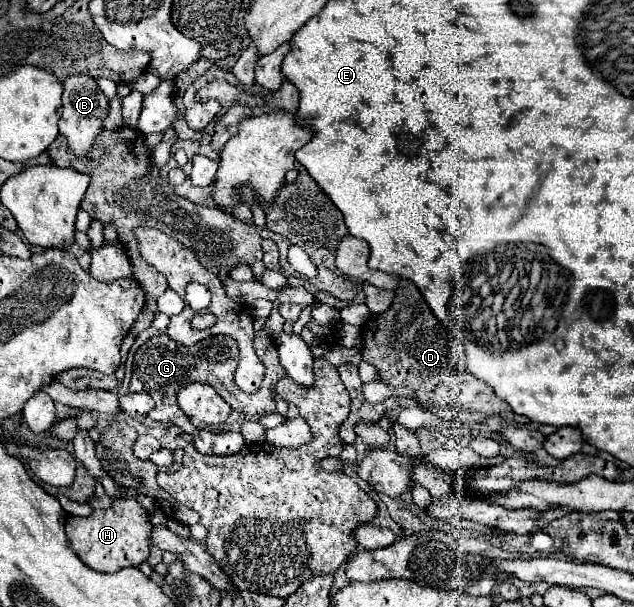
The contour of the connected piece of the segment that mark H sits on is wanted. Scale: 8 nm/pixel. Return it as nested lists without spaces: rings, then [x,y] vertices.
[[[114,501],[110,509],[98,509],[90,517],[68,517],[66,535],[74,553],[100,573],[116,573],[124,567],[140,567],[150,555],[150,521],[138,501]]]

